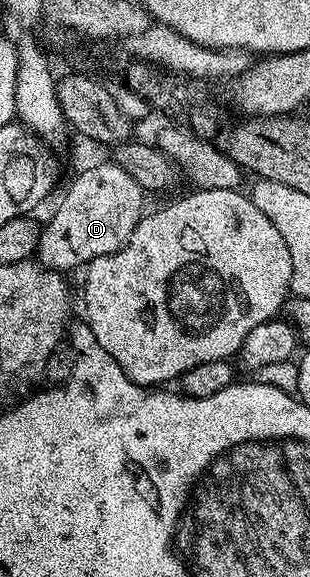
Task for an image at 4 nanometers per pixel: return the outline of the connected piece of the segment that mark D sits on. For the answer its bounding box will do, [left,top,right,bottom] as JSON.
[35,162,144,273]

